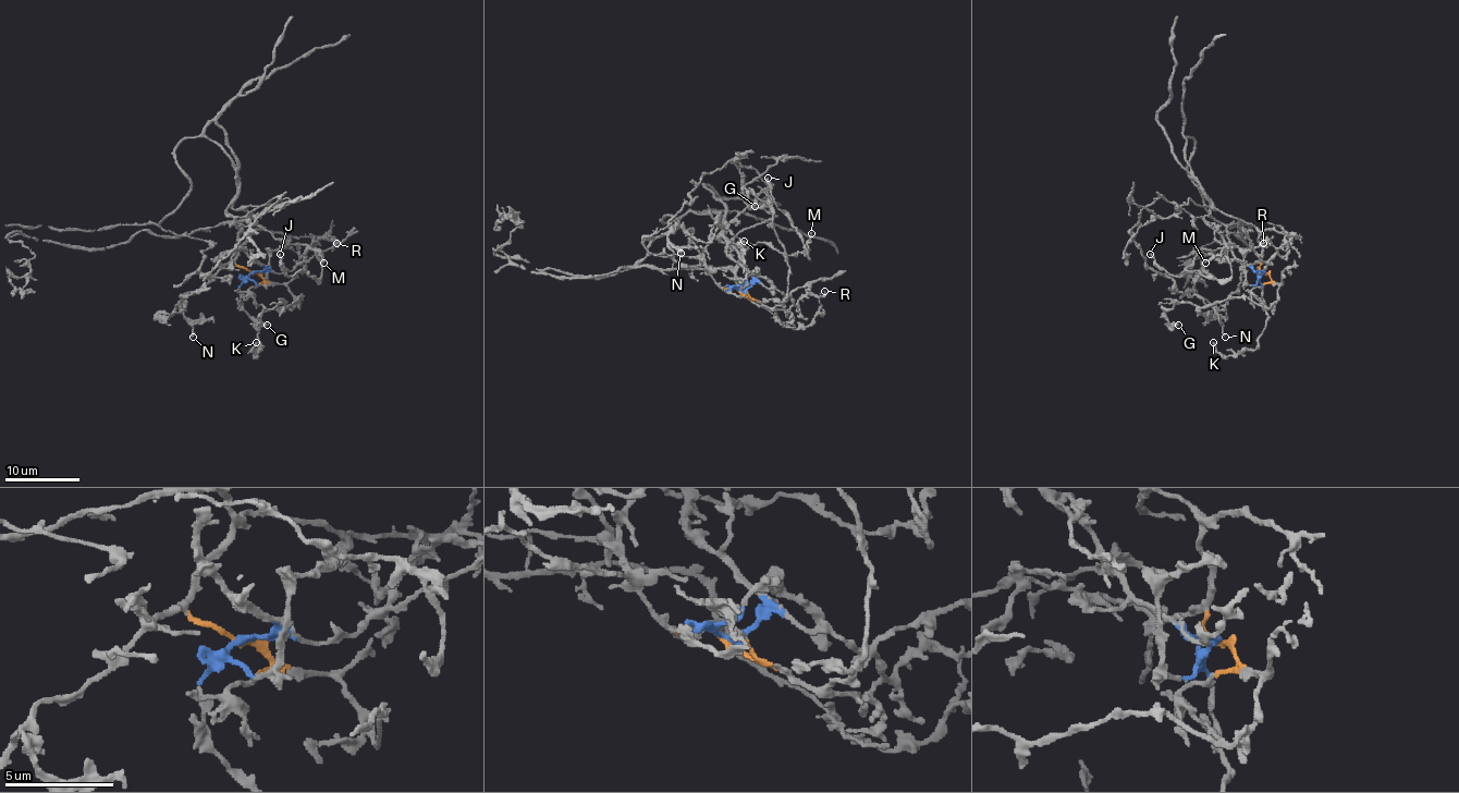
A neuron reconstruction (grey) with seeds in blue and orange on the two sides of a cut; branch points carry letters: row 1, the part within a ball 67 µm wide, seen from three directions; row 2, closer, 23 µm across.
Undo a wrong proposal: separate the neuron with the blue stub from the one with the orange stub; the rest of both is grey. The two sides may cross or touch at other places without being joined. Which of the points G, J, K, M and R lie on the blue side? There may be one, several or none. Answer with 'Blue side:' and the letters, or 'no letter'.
Blue side: J, K, M, R

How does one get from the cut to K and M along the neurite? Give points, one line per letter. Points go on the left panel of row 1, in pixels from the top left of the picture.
K: (253, 271), (240, 287), (240, 307), (256, 324), (256, 355), (253, 350), (256, 342)
M: (253, 271), (261, 271), (264, 266), (240, 242), (245, 228), (261, 226), (287, 244), (308, 244), (322, 263)

